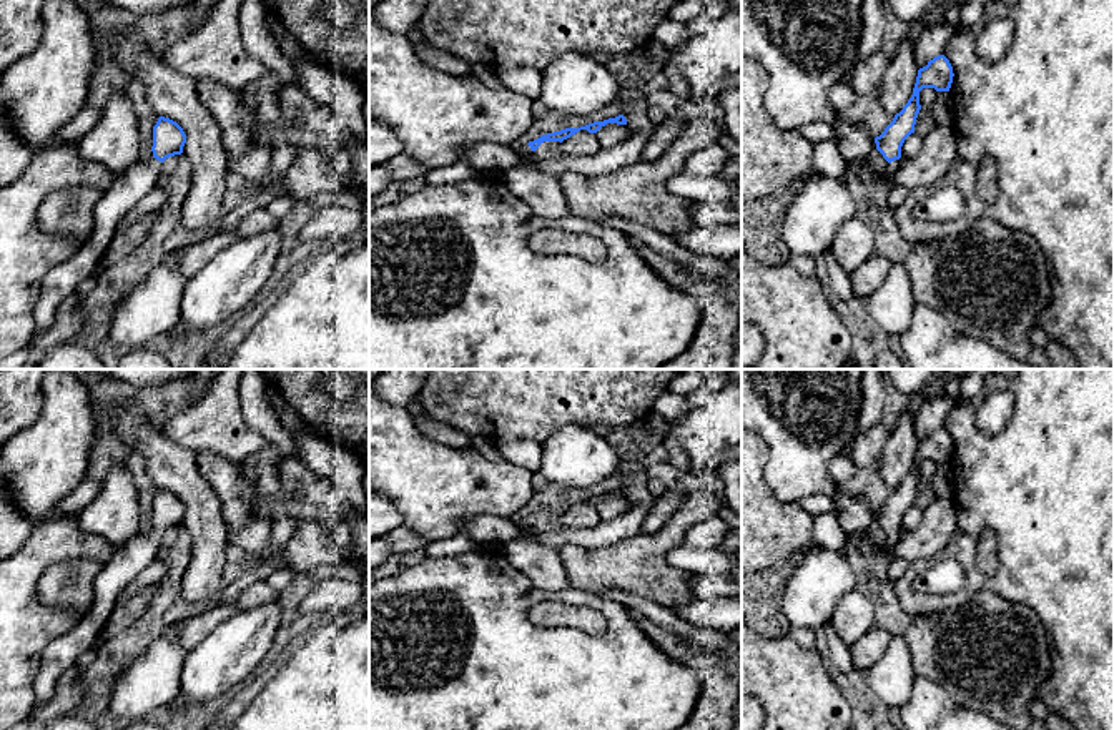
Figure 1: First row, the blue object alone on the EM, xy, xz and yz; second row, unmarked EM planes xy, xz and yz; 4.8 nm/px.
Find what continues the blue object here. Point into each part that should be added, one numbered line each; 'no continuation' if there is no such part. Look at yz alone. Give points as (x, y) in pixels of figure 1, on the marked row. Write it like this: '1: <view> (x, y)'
1: yz (893, 167)

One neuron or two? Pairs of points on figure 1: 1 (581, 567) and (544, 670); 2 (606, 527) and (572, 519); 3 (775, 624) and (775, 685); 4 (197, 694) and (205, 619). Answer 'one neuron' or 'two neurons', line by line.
1: two neurons
2: two neurons
3: two neurons
4: two neurons

